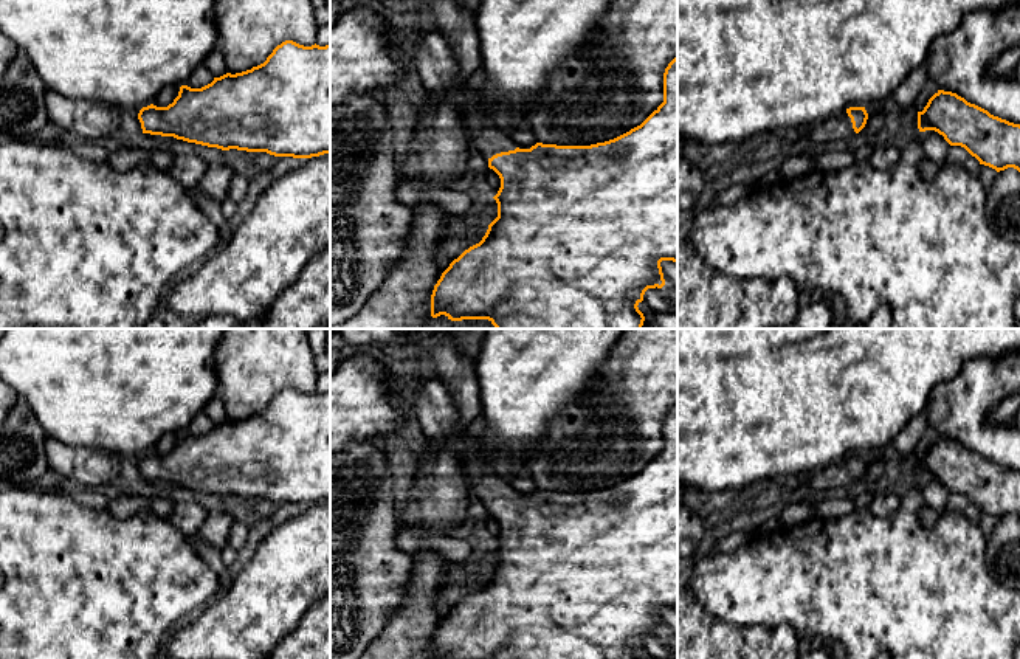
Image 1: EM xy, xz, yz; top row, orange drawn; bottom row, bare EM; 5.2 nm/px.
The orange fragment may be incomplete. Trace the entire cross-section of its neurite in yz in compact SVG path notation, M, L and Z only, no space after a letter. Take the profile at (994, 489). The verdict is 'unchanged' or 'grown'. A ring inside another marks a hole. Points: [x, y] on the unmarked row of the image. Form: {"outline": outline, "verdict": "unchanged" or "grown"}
{"outline": "M938 437L918 459L918 476L938 479L997 519L1008 515L1020 519L1020 471L994 464L956 440Z", "verdict": "unchanged"}

